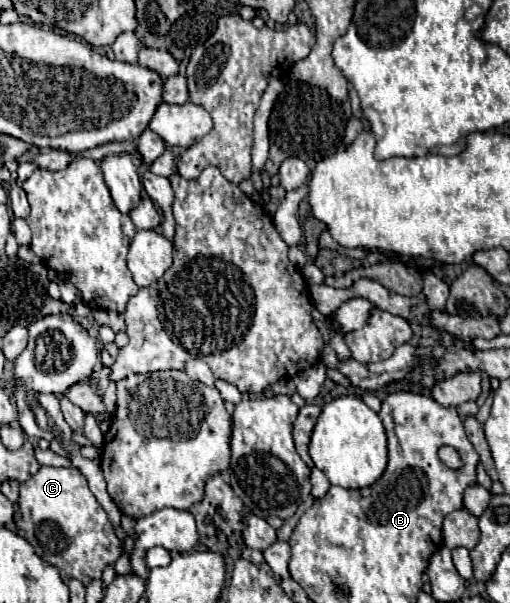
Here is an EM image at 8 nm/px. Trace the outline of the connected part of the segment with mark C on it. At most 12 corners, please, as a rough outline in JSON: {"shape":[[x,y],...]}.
{"shape":[[76,467],[20,485],[16,529],[82,585],[122,541]]}

